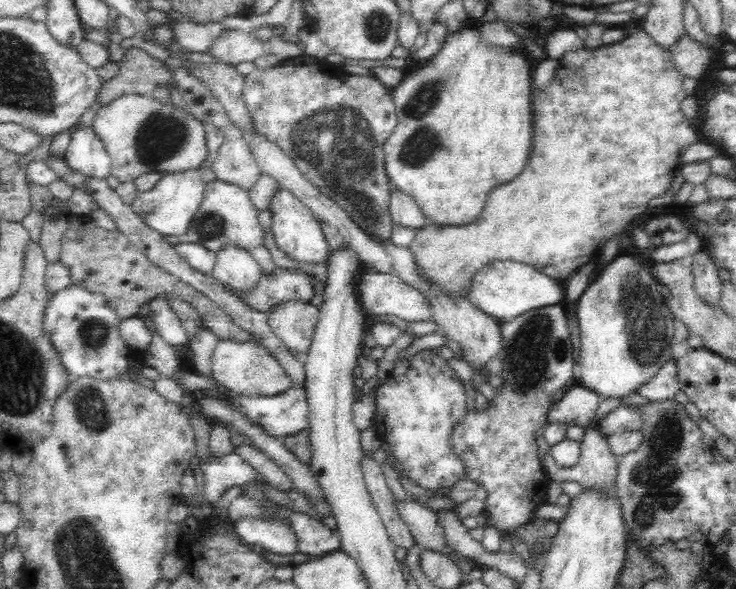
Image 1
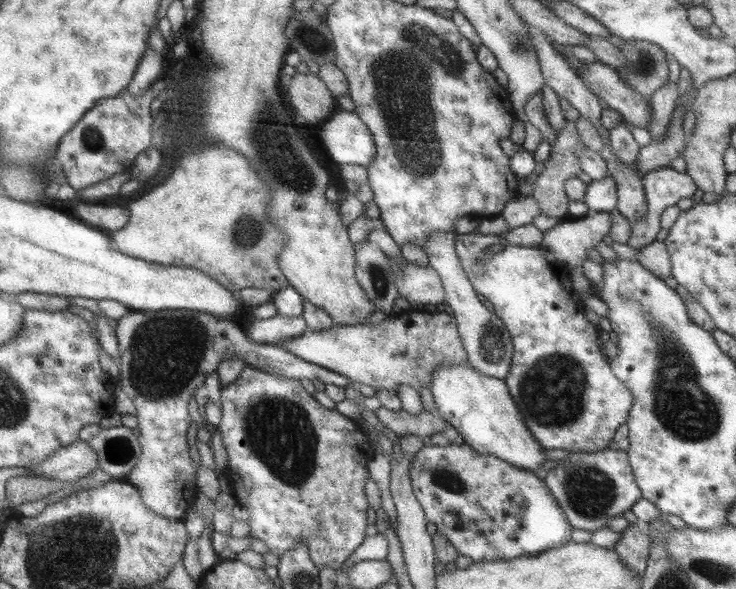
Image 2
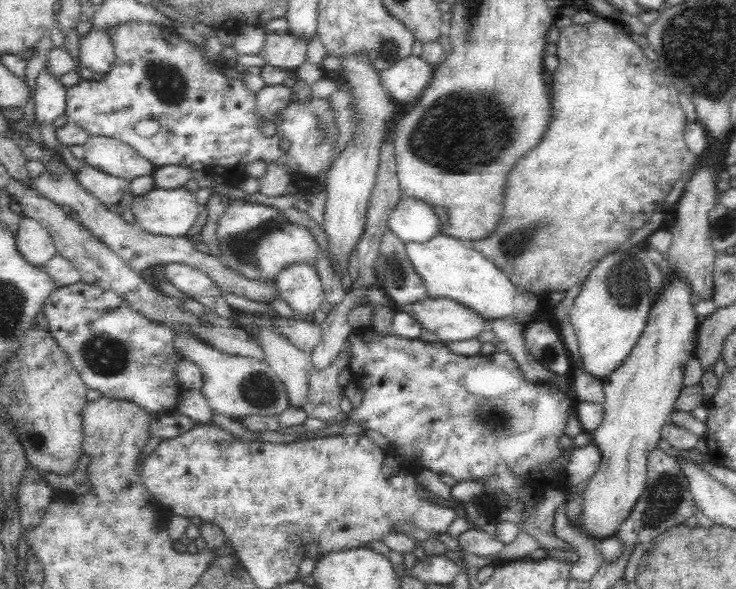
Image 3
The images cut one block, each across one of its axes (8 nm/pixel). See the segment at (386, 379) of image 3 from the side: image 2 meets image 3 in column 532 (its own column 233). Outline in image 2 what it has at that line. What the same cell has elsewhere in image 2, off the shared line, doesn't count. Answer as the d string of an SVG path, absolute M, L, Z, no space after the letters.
M246 365L239 377L230 384L222 386L221 388L221 409L222 422L219 425L220 432L223 438L223 444L227 450L229 458L226 470L230 473L230 480L237 502L249 512L248 524L251 528L251 535L253 538L262 540L267 546L267 550L271 555L280 558L289 550L292 550L299 544L305 542L310 553L310 560L314 562L316 568L330 567L334 570L341 571L345 561L354 554L353 552L364 542L366 538L366 514L368 514L369 500L366 496L365 484L369 479L369 472L367 469L367 462L376 454L371 447L368 433L361 430L356 420L344 417L338 411L322 406L316 397L310 395L304 387L302 387L300 380L290 380L289 378L282 378L281 376L274 376L268 372L262 372L257 368L252 368Z

